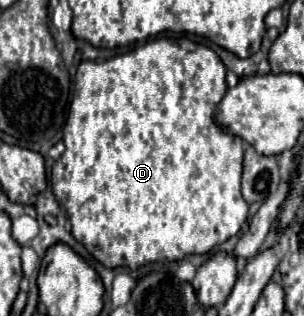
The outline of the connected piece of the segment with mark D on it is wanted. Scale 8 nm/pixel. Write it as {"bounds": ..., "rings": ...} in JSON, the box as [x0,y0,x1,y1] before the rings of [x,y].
{"bounds":[51,38,249,270],"rings":[[[157,38],[147,42],[145,46],[139,46],[127,54],[113,56],[101,64],[97,62],[81,62],[75,76],[75,98],[69,108],[69,118],[63,128],[63,142],[65,152],[53,166],[51,174],[51,186],[57,202],[67,210],[69,222],[73,226],[71,234],[73,238],[87,248],[89,254],[97,262],[101,262],[105,268],[129,268],[137,270],[145,264],[153,262],[177,262],[191,254],[207,254],[213,248],[217,248],[221,242],[235,236],[243,222],[247,220],[249,204],[241,196],[241,168],[243,168],[243,140],[237,136],[227,134],[217,126],[213,120],[215,108],[221,102],[223,94],[227,92],[225,82],[225,66],[219,60],[219,56],[197,42],[191,42],[187,38]]]}

